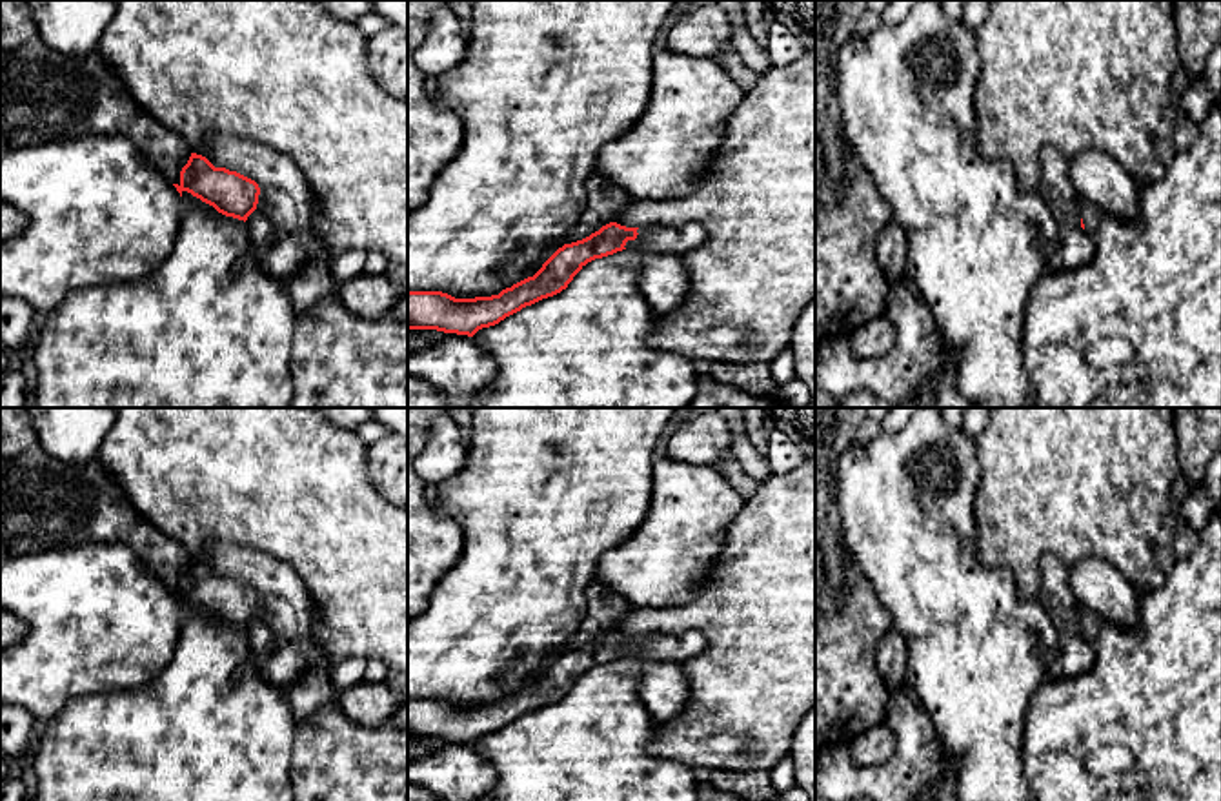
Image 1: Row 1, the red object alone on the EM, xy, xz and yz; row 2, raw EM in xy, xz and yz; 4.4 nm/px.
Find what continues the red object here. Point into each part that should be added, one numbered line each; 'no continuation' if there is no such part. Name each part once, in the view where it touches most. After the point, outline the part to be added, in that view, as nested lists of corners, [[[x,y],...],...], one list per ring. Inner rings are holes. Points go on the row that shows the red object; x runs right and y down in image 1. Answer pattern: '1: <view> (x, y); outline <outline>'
1: xy (286, 199); outline [[[209,137],[198,155],[215,167],[237,171],[258,184],[257,209],[275,229],[271,249],[257,260],[267,275],[289,279],[304,262],[331,262],[315,226],[315,193],[286,155],[237,137]]]

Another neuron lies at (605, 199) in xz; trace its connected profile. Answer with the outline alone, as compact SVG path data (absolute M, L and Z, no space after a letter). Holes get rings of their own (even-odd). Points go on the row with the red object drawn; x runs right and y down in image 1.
M597 173L590 177L586 189L588 208L580 215L577 226L568 233L566 244L582 240L599 231L602 226L613 222L615 217L633 202L630 193Z

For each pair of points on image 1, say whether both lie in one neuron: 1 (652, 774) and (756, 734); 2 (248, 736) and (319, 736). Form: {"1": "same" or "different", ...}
{"1": "different", "2": "different"}

